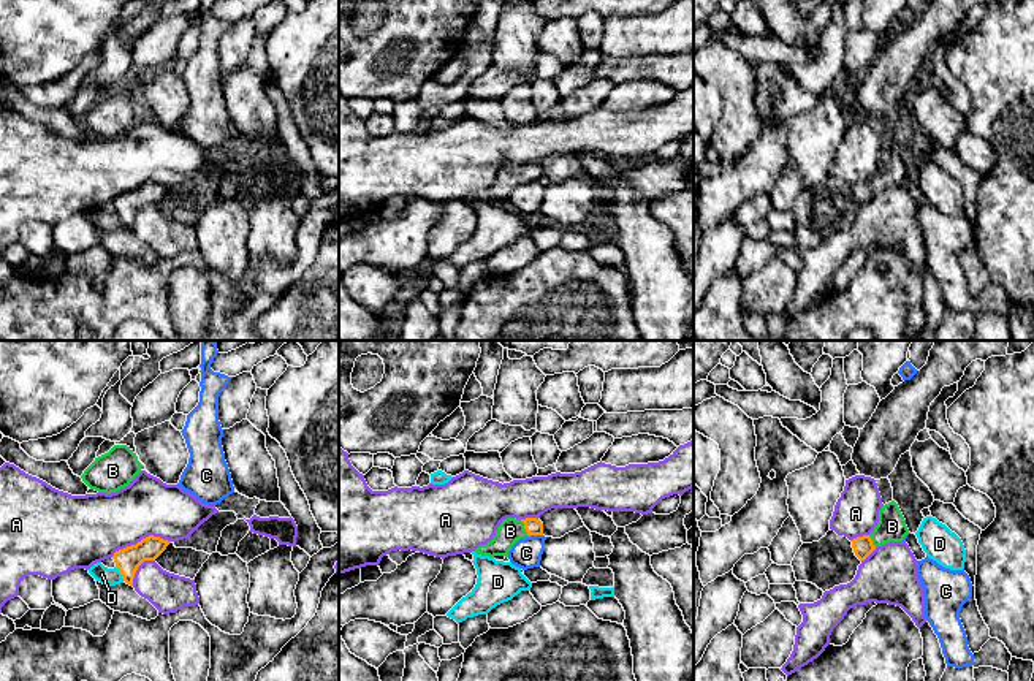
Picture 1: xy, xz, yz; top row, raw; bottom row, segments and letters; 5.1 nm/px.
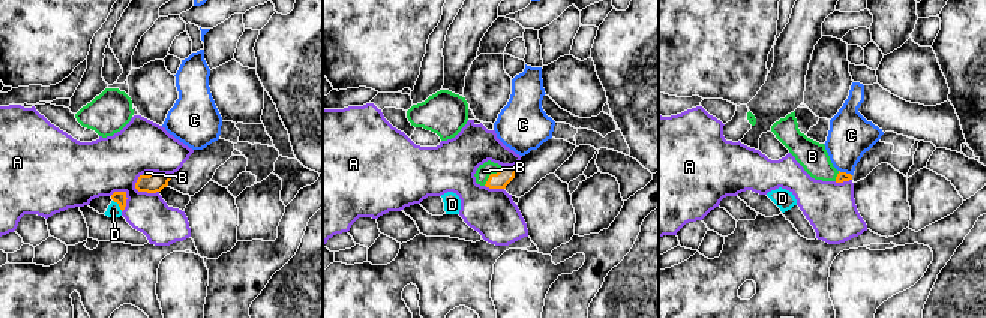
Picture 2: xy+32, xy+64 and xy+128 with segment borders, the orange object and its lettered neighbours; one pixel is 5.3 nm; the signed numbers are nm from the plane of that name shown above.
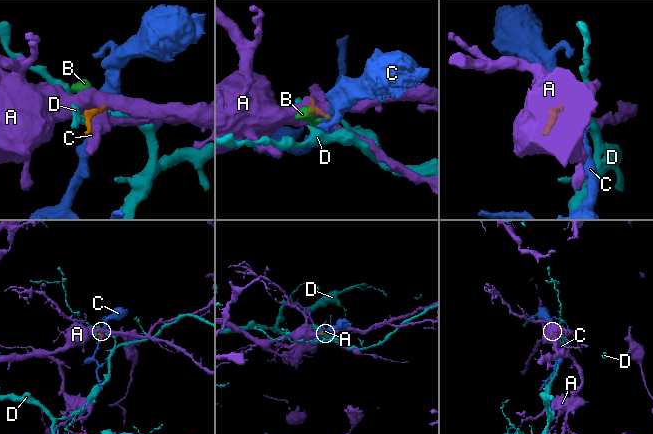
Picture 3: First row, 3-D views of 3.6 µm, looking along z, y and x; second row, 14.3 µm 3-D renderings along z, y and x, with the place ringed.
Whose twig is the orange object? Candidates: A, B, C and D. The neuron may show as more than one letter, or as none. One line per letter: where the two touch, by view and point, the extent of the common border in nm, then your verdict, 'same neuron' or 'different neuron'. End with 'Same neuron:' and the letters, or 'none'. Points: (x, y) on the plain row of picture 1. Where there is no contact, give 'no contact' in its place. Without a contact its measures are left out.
A: meets orange in xy at (141, 186); contact 320 nm long; different neuron
B: meets orange in xz at (524, 173); contact 100 nm long; same neuron
C: meets orange in xz at (536, 179); contact 70 nm long; different neuron
D: meets orange in xy at (121, 217); contact 90 nm long; different neuron
Same neuron: B

